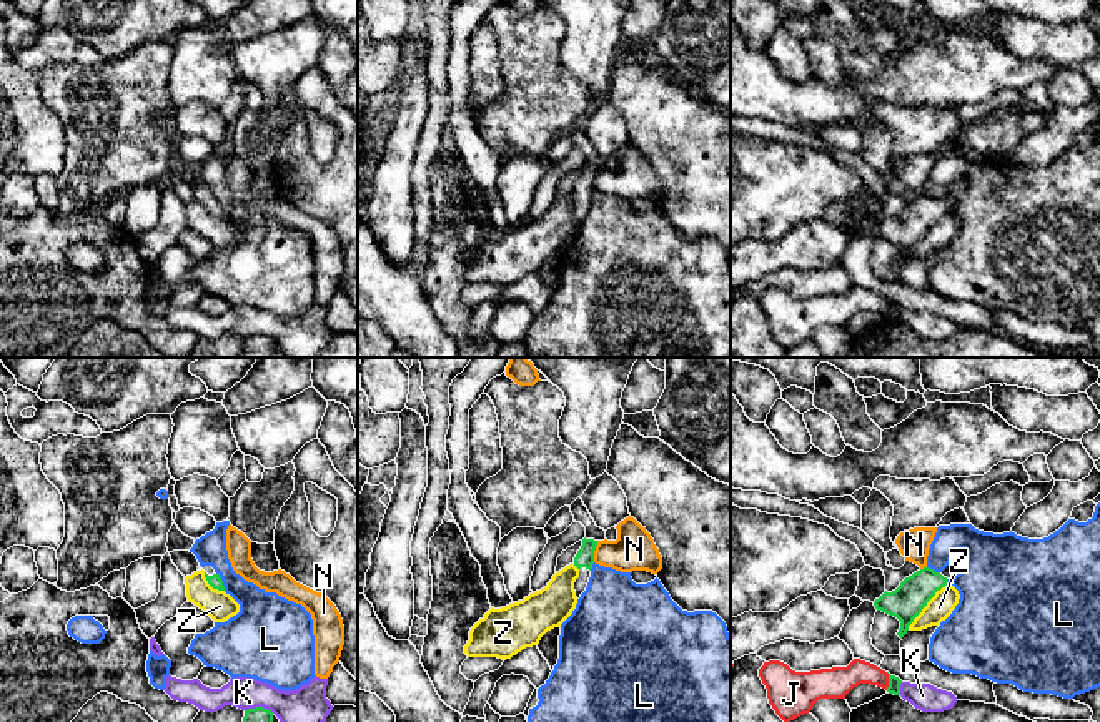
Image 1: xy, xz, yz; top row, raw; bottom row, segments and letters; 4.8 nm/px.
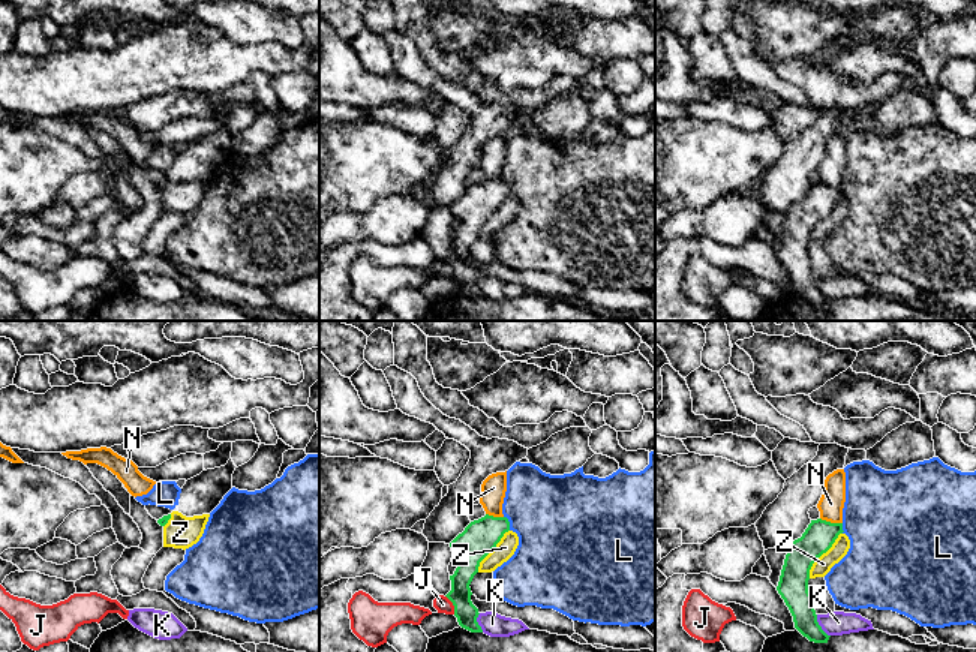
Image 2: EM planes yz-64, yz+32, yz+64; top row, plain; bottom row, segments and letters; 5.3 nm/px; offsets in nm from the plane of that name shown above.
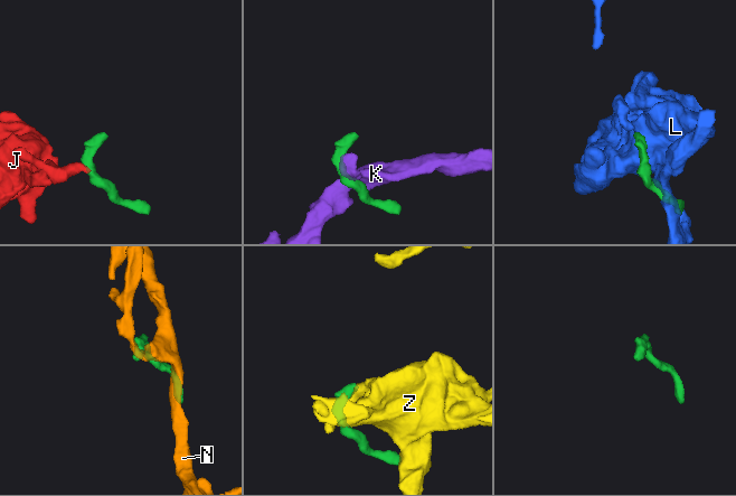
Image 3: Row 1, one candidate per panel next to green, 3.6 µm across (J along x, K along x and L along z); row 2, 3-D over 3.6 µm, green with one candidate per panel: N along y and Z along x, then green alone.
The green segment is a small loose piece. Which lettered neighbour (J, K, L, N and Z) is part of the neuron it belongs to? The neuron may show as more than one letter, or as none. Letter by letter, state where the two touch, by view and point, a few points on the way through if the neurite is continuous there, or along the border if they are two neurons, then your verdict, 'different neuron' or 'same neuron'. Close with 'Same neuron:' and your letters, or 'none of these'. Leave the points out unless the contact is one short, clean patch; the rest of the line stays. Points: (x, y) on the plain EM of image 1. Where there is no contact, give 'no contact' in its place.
J: contact yz (889, 308); border yz (886, 300), (887, 316); different neuron
K: contact yz (899, 316); different neuron
L: contact xy (222, 208); different neuron
N: contact xz (593, 178); border xz (598, 168), (593, 188); different neuron
Z: contact yz (927, 228); different neuron
Same neuron: none of these

